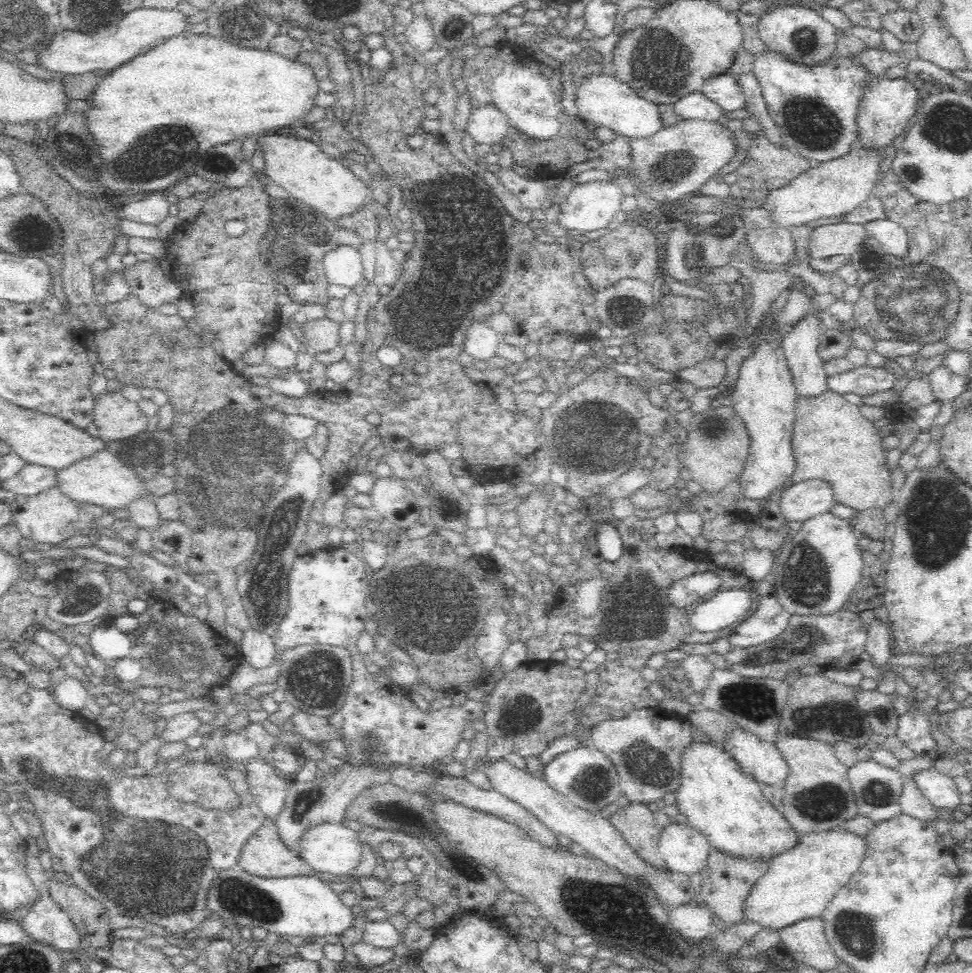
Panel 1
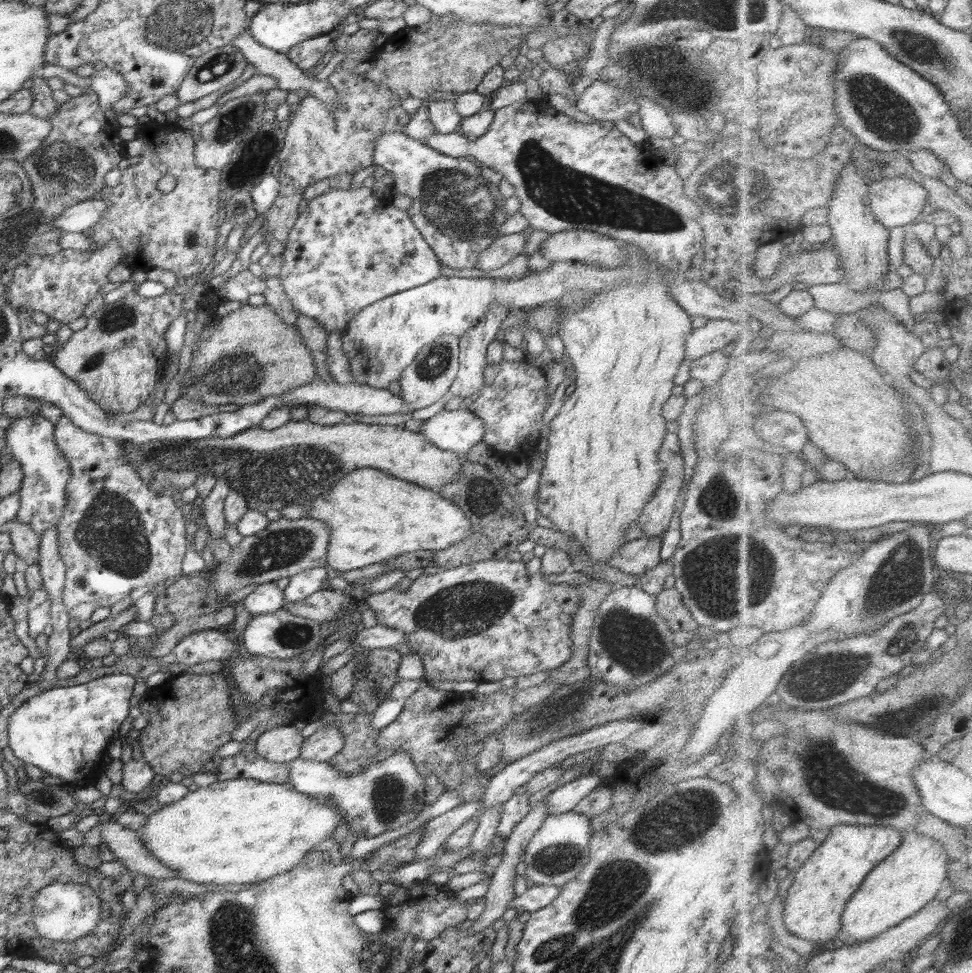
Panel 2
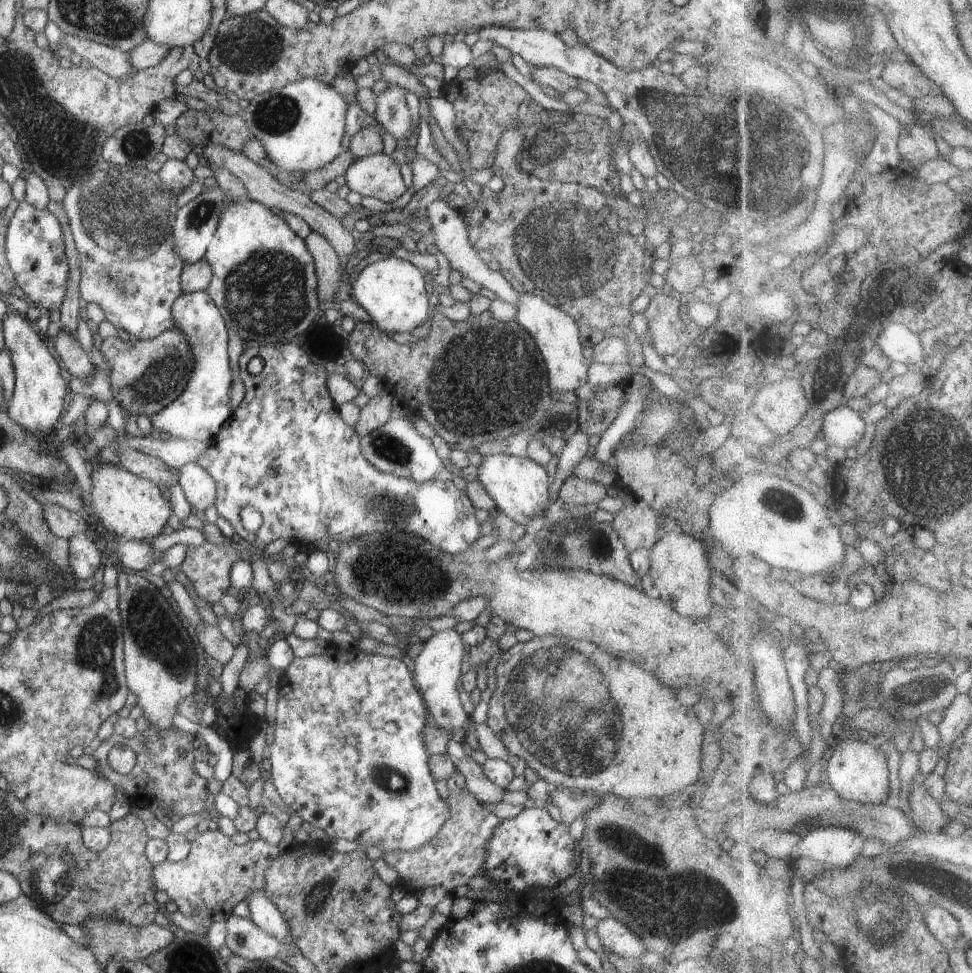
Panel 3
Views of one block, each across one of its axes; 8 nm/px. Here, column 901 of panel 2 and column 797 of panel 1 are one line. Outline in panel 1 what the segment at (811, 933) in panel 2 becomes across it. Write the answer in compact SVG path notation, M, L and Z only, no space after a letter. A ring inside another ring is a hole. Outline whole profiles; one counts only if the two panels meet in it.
M702 740L686 750L681 771L681 784L676 792L677 808L688 819L687 826L702 835L712 849L730 858L741 858L752 862L770 862L780 854L788 853L802 842L798 833L784 815L764 797L760 783L748 771L744 771L729 758L720 747L705 745Z

